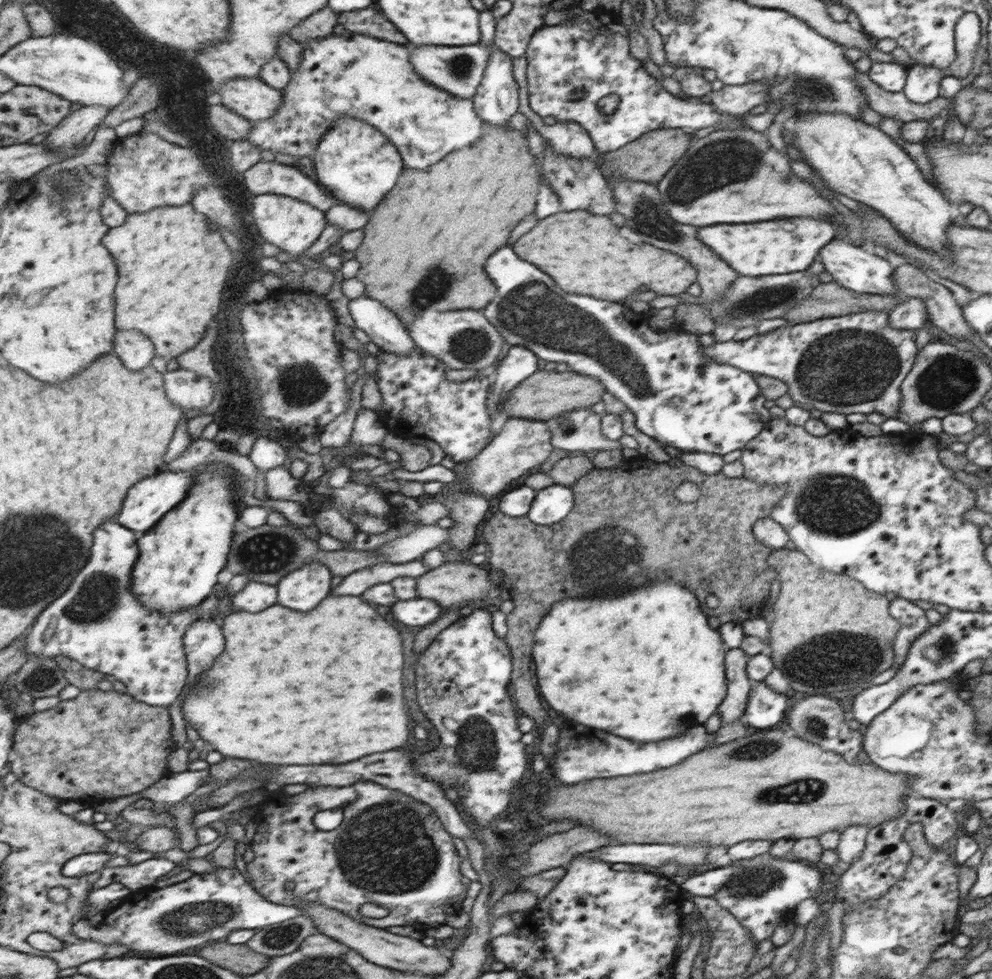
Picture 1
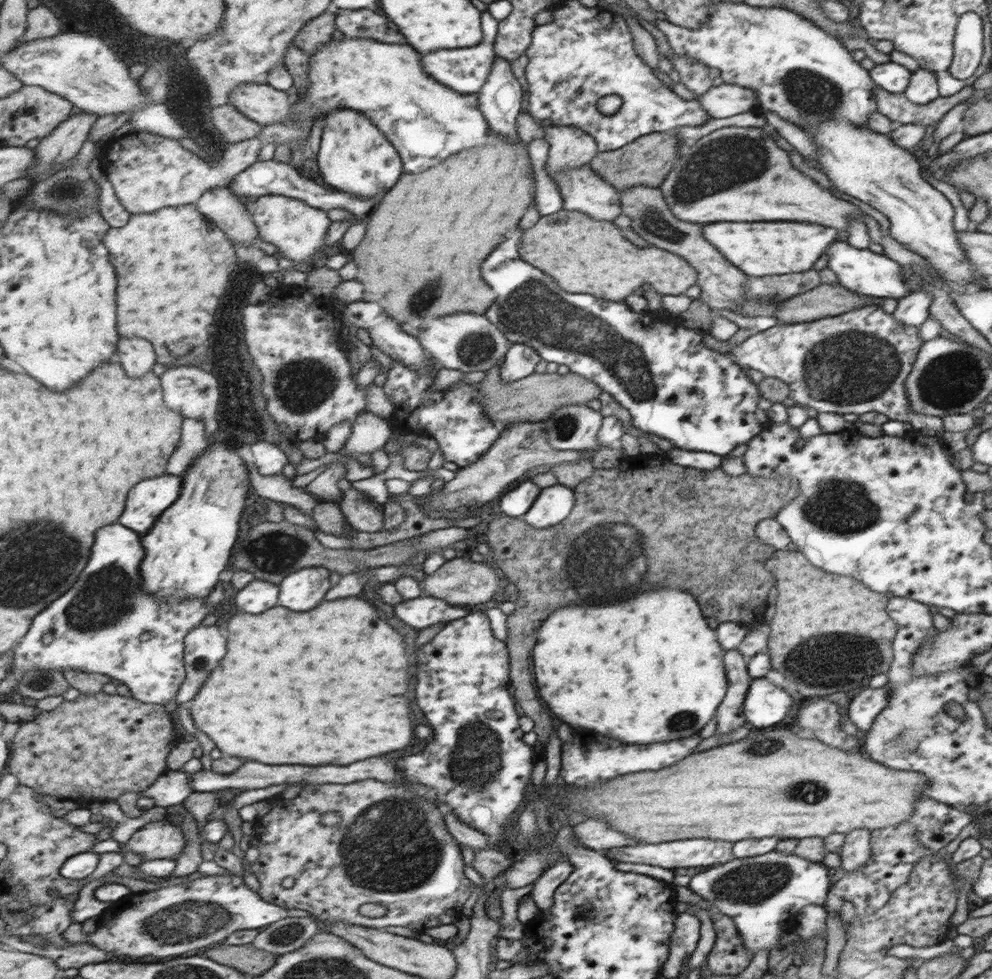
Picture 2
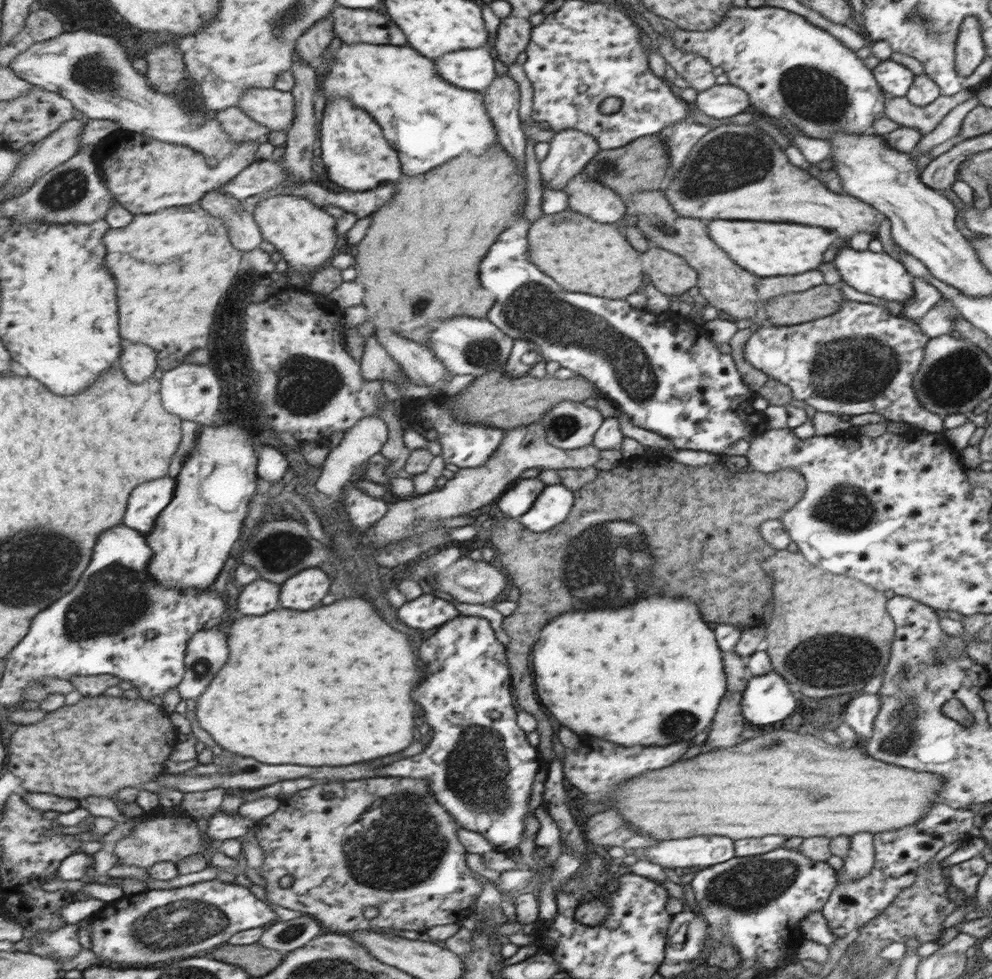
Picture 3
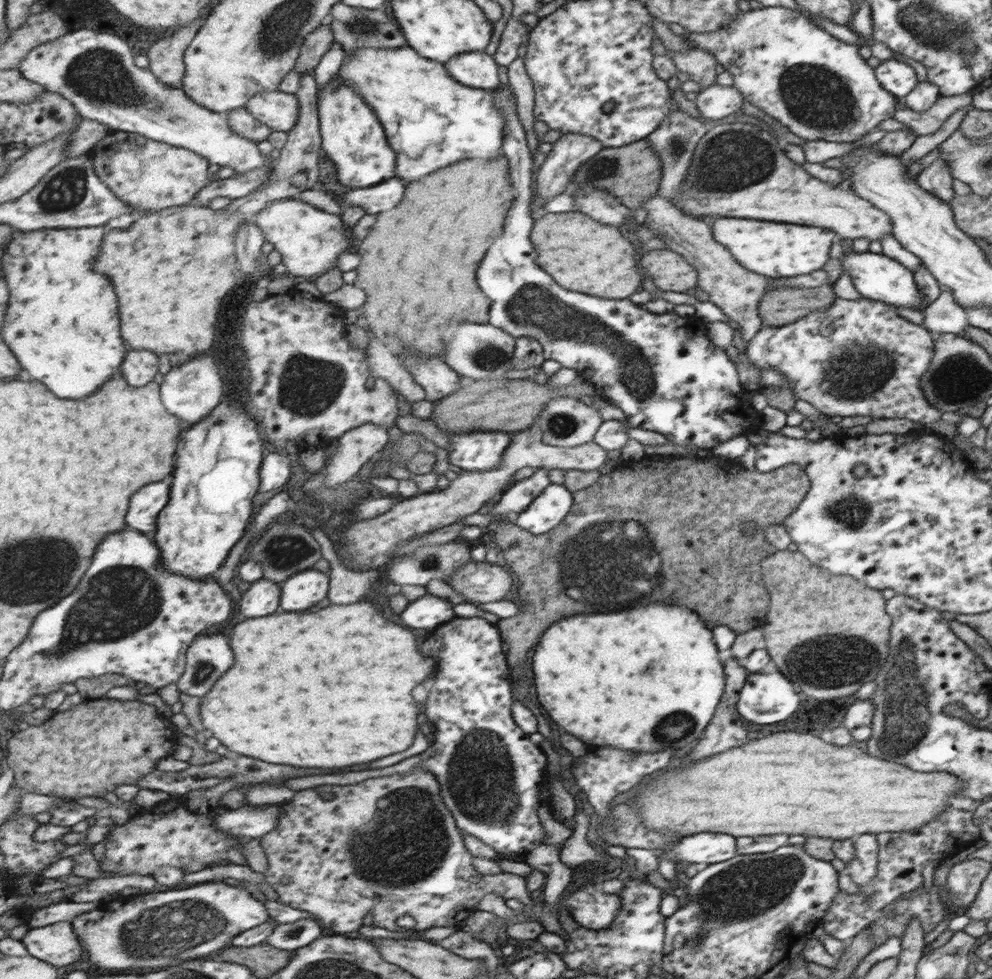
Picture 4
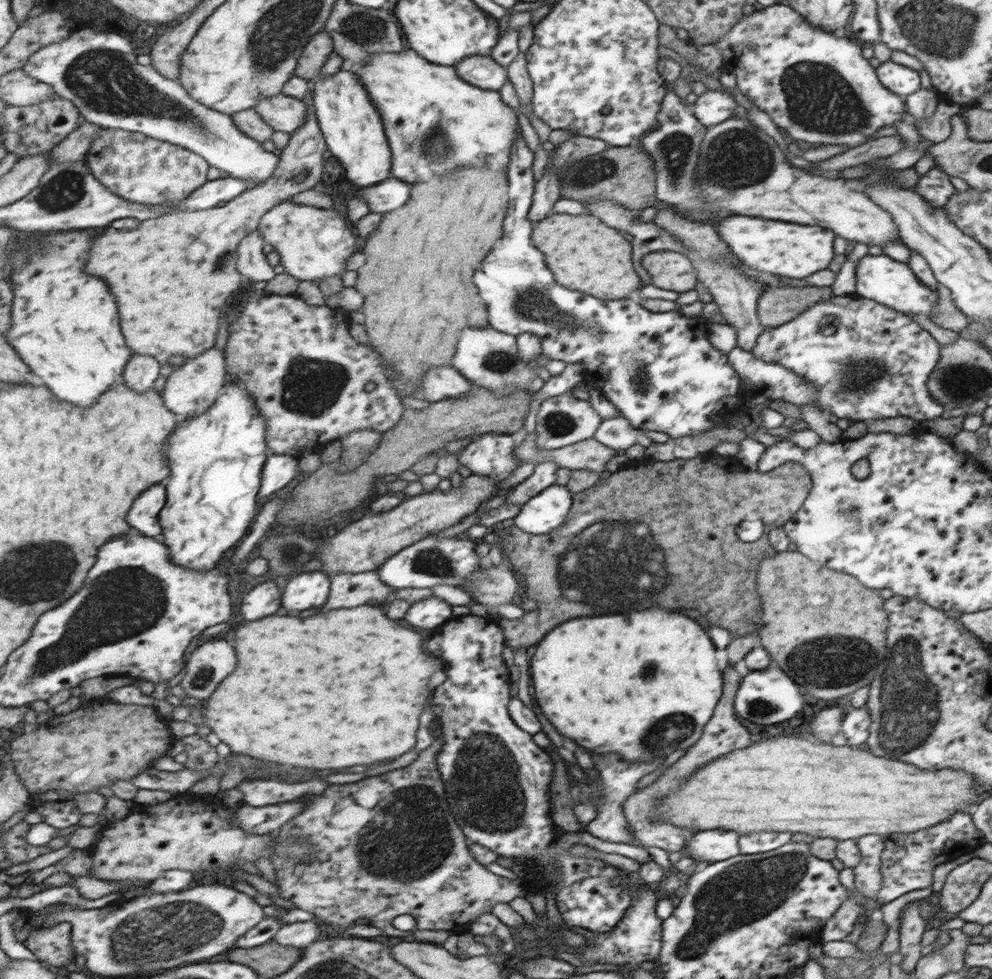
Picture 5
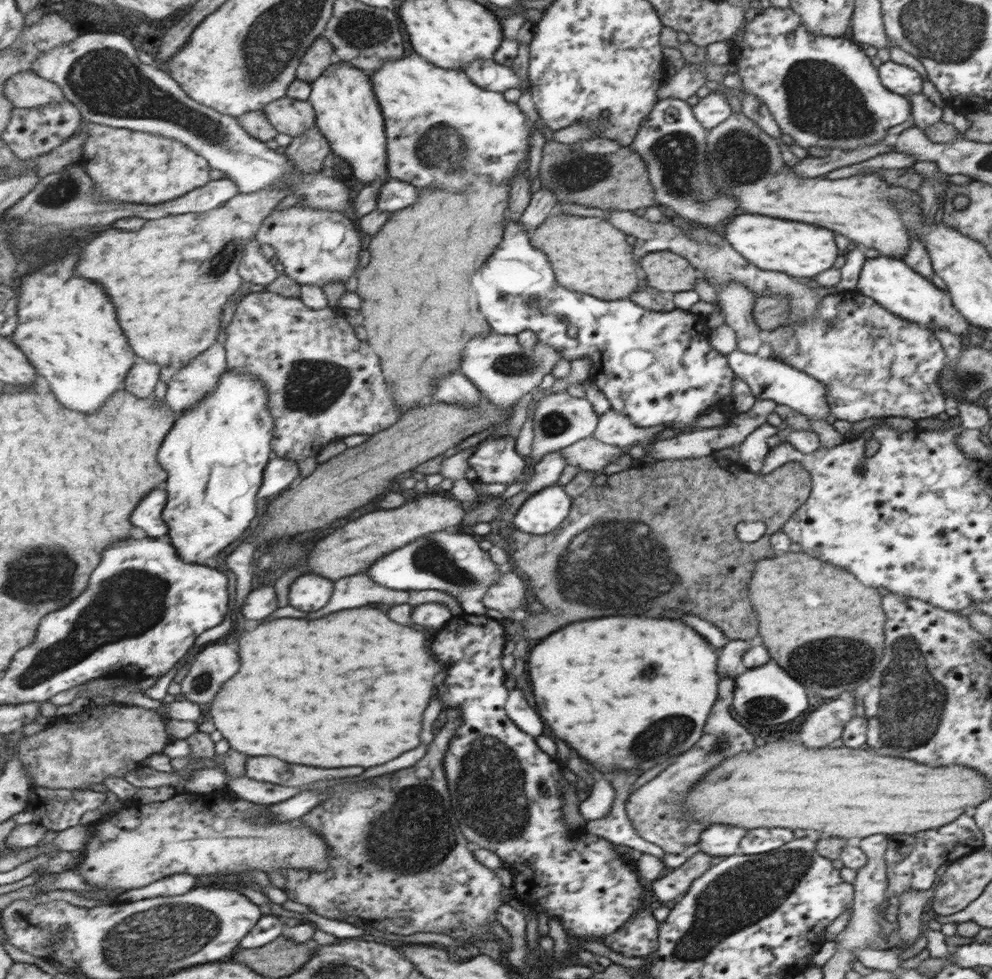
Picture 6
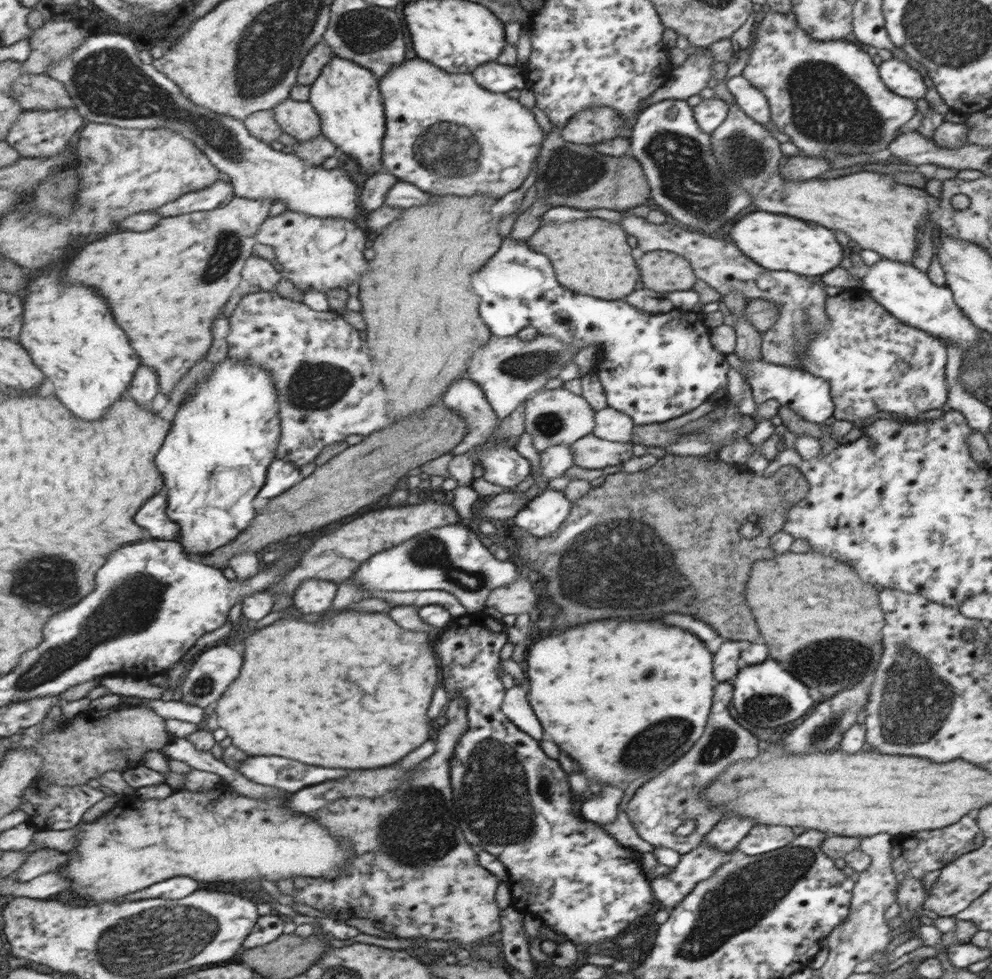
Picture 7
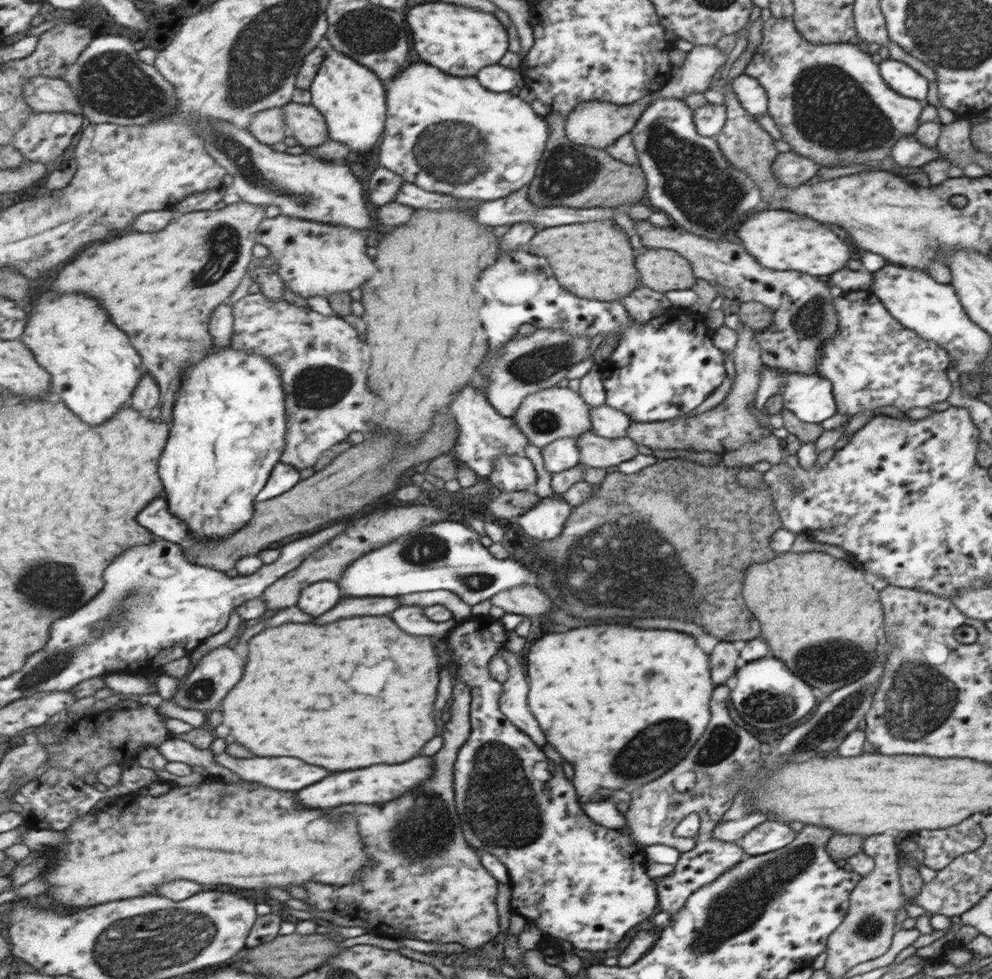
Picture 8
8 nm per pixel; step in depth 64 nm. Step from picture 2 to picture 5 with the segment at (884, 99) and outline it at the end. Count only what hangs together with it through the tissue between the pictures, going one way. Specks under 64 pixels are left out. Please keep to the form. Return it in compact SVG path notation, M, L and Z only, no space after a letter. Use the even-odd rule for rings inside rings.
M940 99L937 107L936 115L928 122L918 122L908 114L904 116L904 121L916 126L919 129L920 135L924 139L929 140L934 144L944 142L950 134L952 127L950 126L950 116L958 113L963 113L967 109L972 108L971 104L958 105L947 100Z

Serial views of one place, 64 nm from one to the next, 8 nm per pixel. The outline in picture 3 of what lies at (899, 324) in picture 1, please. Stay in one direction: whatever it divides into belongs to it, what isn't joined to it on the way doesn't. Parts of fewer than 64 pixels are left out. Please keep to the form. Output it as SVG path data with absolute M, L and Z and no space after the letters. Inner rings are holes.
M924 277L914 278L915 298L903 304L900 316L916 323L943 298L943 294Z

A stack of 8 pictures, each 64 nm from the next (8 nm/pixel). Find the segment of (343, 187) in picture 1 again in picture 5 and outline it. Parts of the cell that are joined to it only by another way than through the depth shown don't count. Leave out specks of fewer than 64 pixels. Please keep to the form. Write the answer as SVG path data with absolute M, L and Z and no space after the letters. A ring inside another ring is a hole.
M346 65L338 73L317 80L313 104L327 138L328 148L342 162L346 178L352 184L372 187L391 178L393 153L390 141L384 136L383 120L366 85L350 65Z

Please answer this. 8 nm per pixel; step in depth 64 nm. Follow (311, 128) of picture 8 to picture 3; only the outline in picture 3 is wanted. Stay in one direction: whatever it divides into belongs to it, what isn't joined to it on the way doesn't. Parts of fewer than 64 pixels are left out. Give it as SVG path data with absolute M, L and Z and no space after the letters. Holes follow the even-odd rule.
M248 88L239 105L251 118L272 130L286 131L297 118L297 101L293 92L277 88Z

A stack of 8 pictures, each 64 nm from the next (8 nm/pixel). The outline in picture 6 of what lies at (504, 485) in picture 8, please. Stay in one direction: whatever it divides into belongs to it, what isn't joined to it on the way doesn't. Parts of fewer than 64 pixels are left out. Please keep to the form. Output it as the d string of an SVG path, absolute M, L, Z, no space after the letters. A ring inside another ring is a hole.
M515 436L486 438L469 459L482 483L512 485L523 474L523 456L515 450Z

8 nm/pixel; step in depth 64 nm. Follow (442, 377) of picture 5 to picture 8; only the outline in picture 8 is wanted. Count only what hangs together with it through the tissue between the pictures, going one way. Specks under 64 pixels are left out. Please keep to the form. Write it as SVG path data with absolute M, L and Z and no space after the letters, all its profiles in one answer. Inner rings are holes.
M474 383L456 392L449 412L460 426L459 440L454 445L453 456L476 472L478 478L489 478L495 471L498 458L514 454L526 457L528 437L518 429L512 417L505 417L497 413L497 410Z

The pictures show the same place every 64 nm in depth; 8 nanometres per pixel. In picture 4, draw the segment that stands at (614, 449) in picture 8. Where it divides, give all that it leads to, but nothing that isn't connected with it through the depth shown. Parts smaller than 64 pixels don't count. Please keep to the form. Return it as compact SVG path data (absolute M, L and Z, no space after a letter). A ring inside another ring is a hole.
M538 424L524 431L518 431L516 435L512 433L510 447L503 459L500 469L490 472L463 470L455 480L450 481L446 490L437 489L431 493L408 497L398 501L390 508L391 510L377 518L355 522L342 535L342 545L340 545L342 561L352 570L368 570L368 568L381 570L388 560L391 560L392 556L395 556L407 543L416 541L416 538L420 538L426 532L459 523L462 518L479 511L495 494L508 488L510 478L520 468L594 471L609 460L608 451L604 451L602 446L593 440L574 448L552 447L543 440L543 431Z

